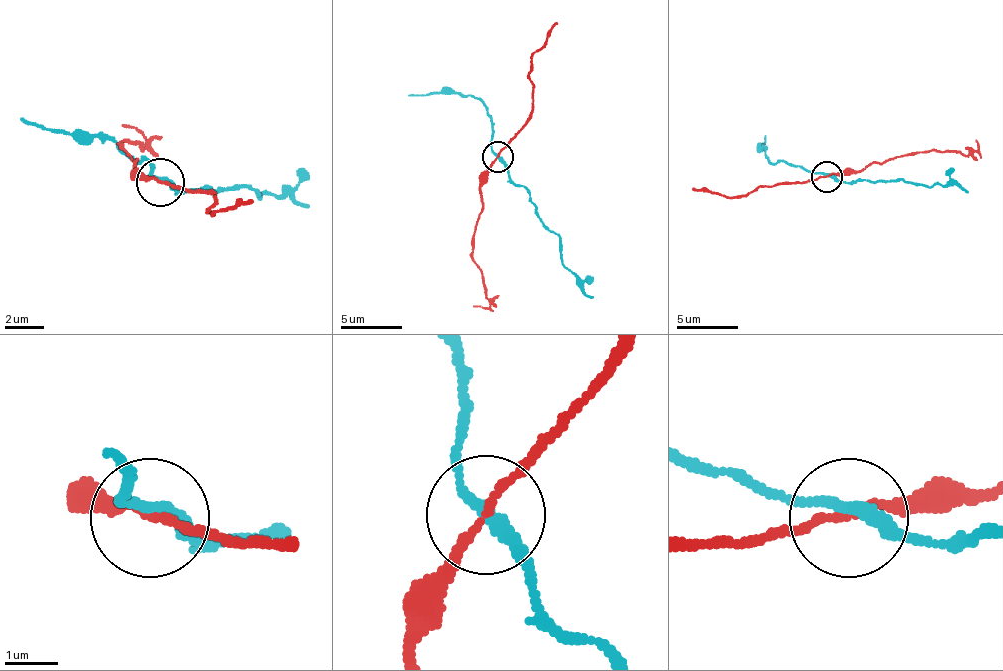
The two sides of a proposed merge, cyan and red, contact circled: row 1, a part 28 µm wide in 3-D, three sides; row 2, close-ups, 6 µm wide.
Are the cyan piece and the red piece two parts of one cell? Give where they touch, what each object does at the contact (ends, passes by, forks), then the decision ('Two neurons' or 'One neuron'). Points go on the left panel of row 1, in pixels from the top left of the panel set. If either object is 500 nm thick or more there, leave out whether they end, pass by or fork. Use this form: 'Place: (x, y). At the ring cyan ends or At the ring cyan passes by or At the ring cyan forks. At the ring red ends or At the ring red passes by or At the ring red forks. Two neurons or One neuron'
Place: (160, 182). At the ring cyan passes by. At the ring red passes by. Two neurons

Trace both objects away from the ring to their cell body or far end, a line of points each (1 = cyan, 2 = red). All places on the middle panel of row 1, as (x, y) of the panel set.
1: (498, 156), (511, 177), (526, 190), (535, 214), (560, 239), (563, 264), (575, 282), (594, 297)
2: (498, 156), (480, 190), (483, 211), (474, 230), (474, 260), (489, 304), (474, 307)

